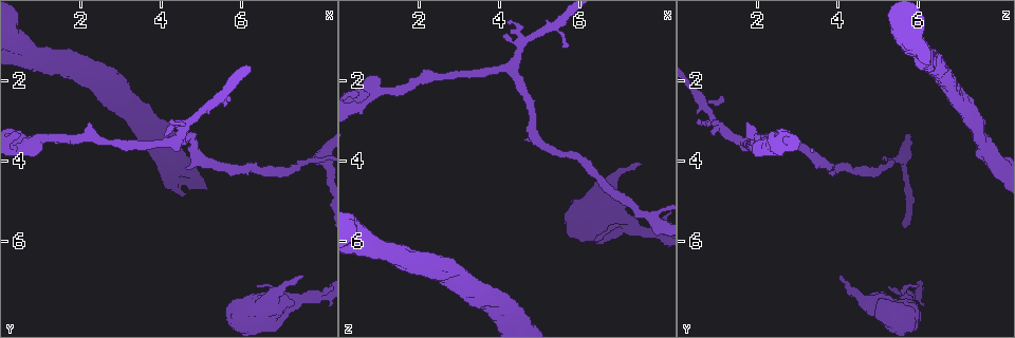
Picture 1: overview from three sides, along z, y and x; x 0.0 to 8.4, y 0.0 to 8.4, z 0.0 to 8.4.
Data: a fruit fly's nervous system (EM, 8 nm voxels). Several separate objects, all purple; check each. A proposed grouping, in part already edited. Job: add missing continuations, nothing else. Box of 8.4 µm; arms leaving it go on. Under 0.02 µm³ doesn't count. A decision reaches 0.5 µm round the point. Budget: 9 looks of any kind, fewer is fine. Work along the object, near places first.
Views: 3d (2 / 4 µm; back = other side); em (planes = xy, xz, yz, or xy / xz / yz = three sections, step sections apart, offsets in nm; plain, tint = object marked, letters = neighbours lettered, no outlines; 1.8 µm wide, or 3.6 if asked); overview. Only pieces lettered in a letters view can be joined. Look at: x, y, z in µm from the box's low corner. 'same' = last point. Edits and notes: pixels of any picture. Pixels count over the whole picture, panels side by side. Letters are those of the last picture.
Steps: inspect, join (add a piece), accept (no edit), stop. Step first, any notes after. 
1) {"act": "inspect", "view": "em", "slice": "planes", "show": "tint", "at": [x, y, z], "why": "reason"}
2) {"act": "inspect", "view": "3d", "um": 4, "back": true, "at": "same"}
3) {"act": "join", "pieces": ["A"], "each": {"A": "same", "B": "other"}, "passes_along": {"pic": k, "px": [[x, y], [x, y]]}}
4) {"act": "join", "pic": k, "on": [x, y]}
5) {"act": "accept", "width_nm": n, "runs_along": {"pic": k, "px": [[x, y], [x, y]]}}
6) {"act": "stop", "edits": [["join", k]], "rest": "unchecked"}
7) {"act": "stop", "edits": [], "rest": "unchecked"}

{"act": "inspect", "view": "em", "slice": "yz", "step": 8, "show": "tint", "at": [0.95, 3.50, 2.20], "why": "three arms meet"}

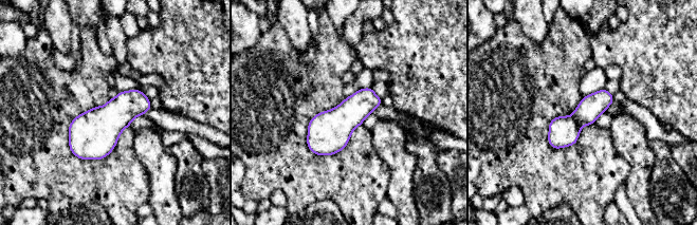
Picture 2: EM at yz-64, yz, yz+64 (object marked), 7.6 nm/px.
{"act": "inspect", "view": "em", "slice": "xz", "step": 8, "show": "letters", "at": "same", "why": "another direction"}

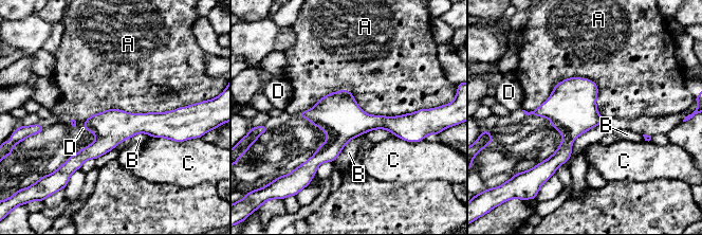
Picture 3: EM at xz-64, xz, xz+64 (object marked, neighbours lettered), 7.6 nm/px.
{"act": "accept", "longest_contact_nm": ["A", 950], "each": {"A": "other", "B": "other", "C": "other", "D": "other"}, "found": "none of them fits"}

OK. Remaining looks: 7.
{"act": "inspect", "view": "3d", "um": 4, "at": [4.20, 3.20, 0.85], "why": "an open end"}

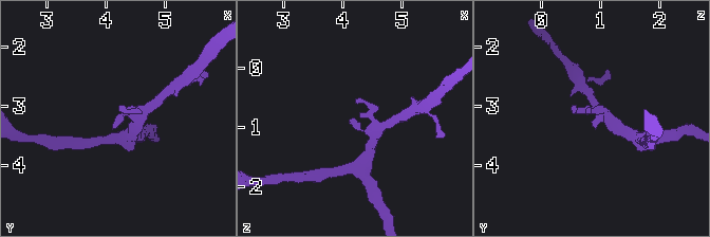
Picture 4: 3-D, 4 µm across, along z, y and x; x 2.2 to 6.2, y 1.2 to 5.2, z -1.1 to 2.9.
{"act": "inspect", "view": "em", "slice": "planes", "show": "letters", "at": [4.20, 3.25, 0.85], "why": "shape alone is not enough"}

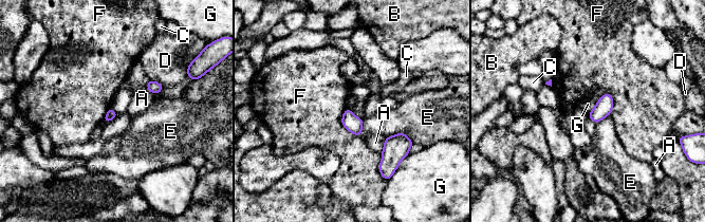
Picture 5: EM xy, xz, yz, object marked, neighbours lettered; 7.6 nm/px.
{"act": "accept", "longest_contact_nm": ["F", 260], "each": {"A": "other", "B": "other", "C": "other", "D": "other", "E": "other", "F": "other", "G": "other"}, "found": "no lettered piece goes on from it"}

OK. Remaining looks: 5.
{"act": "inspect", "view": "em", "slice": "planes", "show": "letters", "at": [7.50, 6.95, 4.05], "why": "an open end"}

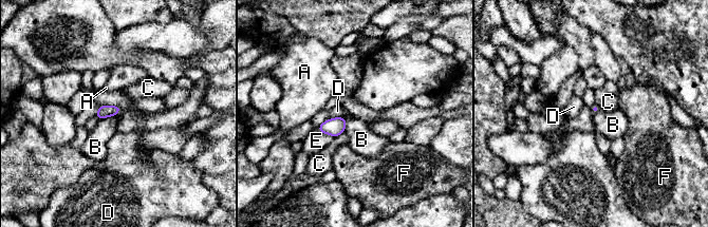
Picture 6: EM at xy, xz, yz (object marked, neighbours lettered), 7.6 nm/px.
{"act": "accept", "each": {"A": "other", "B": "other", "C": "other", "D": "other", "E": "other", "F": "other"}, "border": {"pic": 6, "px": [[340, 116], [346, 120], [345, 131]]}, "found": "no lettered piece goes on from it"}

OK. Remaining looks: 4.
{"act": "inspect", "view": "em", "um": 3.6, "slice": "xz", "step": 8, "show": "tint", "at": [7.40, 7.45, 5.70], "why": "thick turns thin"}

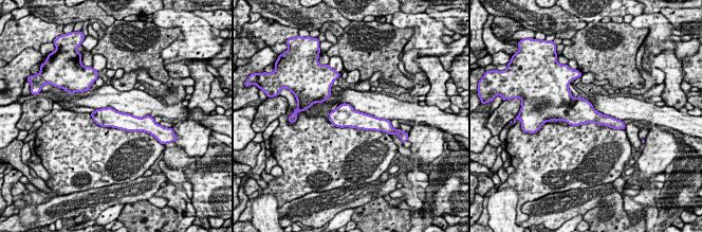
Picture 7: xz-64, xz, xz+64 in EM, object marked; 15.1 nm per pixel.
{"act": "inspect", "view": "em", "um": 3.6, "slice": "planes", "show": "letters", "at": "same"}

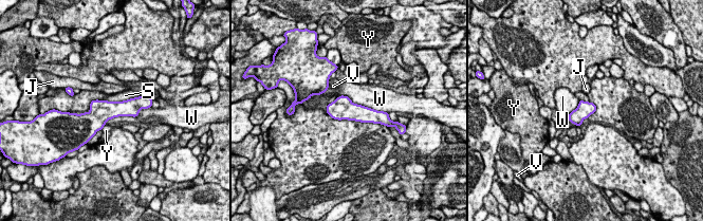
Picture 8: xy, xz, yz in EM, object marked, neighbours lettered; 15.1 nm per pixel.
{"act": "accept", "longest_contact_nm": ["W", 800], "each": {"J": "other", "S": "other", "V": "other", "W": "other", "Y": "other"}, "runs_along": {"pic": 8, "px": [[142, 104], [82, 116]]}, "found": "none of them fits"}

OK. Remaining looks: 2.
{"act": "stop", "edits": [], "rest": "unchecked"}

